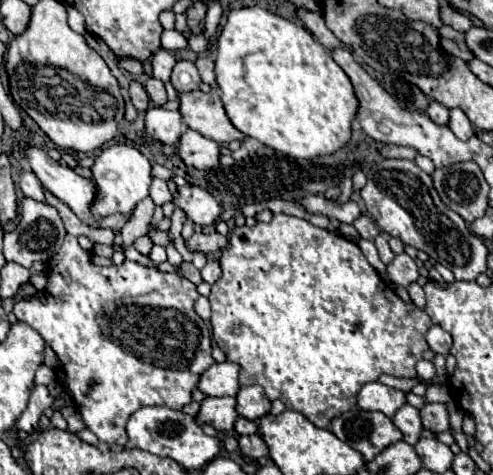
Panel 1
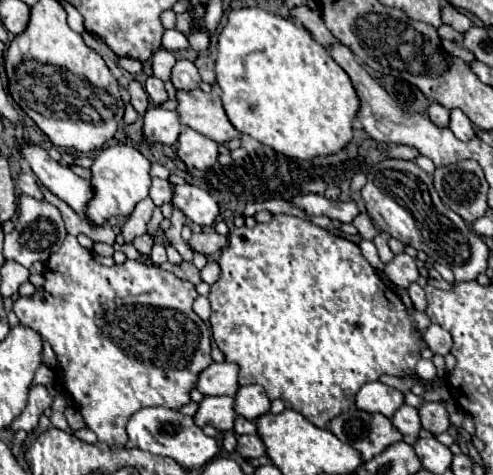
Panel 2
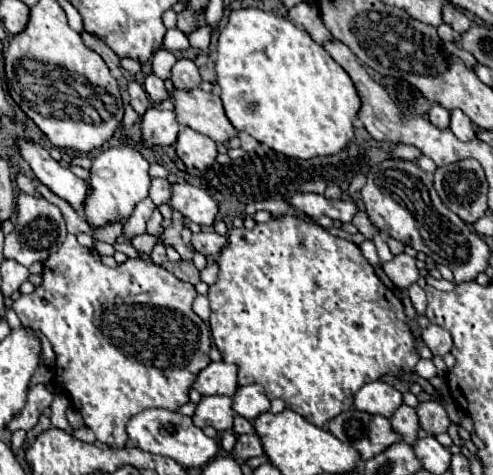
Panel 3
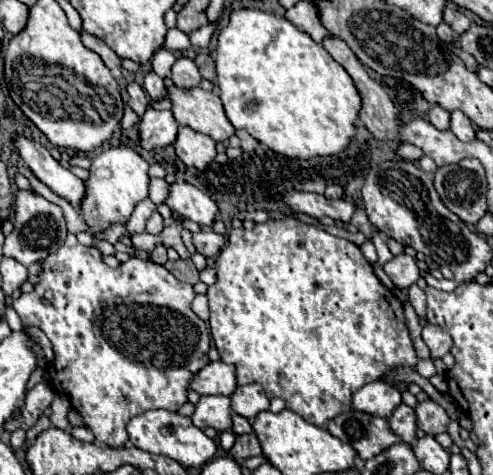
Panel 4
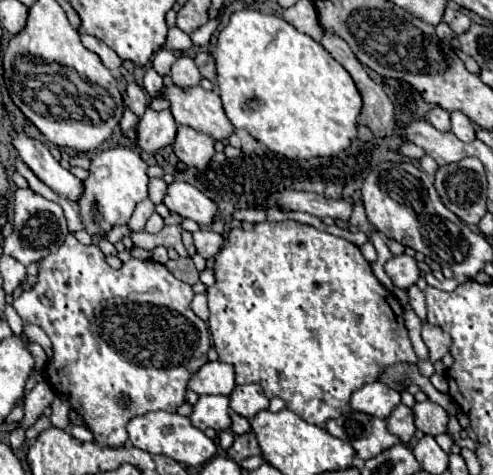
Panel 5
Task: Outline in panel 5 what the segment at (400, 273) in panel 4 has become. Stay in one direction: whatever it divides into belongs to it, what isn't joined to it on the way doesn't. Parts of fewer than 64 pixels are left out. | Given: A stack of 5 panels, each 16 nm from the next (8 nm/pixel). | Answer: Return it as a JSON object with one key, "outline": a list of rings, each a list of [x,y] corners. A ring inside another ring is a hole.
{"outline":[[[408,254],[394,256],[392,260],[388,260],[384,264],[384,270],[390,276],[390,280],[394,282],[394,286],[396,288],[404,288],[404,290],[410,288],[420,278],[416,260],[412,256],[408,256]]]}

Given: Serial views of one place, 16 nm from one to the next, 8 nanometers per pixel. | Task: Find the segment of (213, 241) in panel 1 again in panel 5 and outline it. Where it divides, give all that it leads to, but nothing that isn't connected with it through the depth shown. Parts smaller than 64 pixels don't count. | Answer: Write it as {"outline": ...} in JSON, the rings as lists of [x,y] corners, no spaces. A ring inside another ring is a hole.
{"outline":[[[198,230],[194,232],[194,246],[196,246],[196,252],[200,256],[204,256],[206,260],[214,258],[220,248],[224,244],[224,236],[216,234],[216,232],[206,232],[206,230]]]}

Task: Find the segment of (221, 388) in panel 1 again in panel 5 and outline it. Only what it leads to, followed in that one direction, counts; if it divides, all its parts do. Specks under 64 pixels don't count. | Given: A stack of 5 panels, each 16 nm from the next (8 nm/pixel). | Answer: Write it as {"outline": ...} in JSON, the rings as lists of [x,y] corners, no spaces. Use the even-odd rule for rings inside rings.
{"outline":[[[208,362],[204,368],[200,368],[190,384],[190,390],[194,390],[196,394],[224,394],[230,396],[232,390],[236,388],[236,380],[234,380],[234,366],[224,364],[224,362]]]}

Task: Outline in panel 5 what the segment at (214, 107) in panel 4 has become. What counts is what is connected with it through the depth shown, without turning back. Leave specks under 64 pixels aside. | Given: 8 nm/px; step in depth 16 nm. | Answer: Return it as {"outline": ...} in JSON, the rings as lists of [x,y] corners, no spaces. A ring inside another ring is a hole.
{"outline":[[[166,86],[164,98],[172,104],[172,114],[178,124],[200,130],[214,140],[226,140],[234,132],[234,126],[224,114],[220,96],[212,90],[204,90],[200,86],[178,88]]]}

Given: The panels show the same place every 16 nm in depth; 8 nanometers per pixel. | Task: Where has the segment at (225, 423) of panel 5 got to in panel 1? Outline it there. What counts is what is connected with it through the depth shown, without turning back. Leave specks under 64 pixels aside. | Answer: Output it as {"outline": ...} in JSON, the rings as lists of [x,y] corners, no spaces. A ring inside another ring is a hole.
{"outline":[[[208,396],[202,402],[200,414],[196,416],[198,424],[212,424],[218,432],[230,432],[238,420],[236,398],[212,398]]]}

